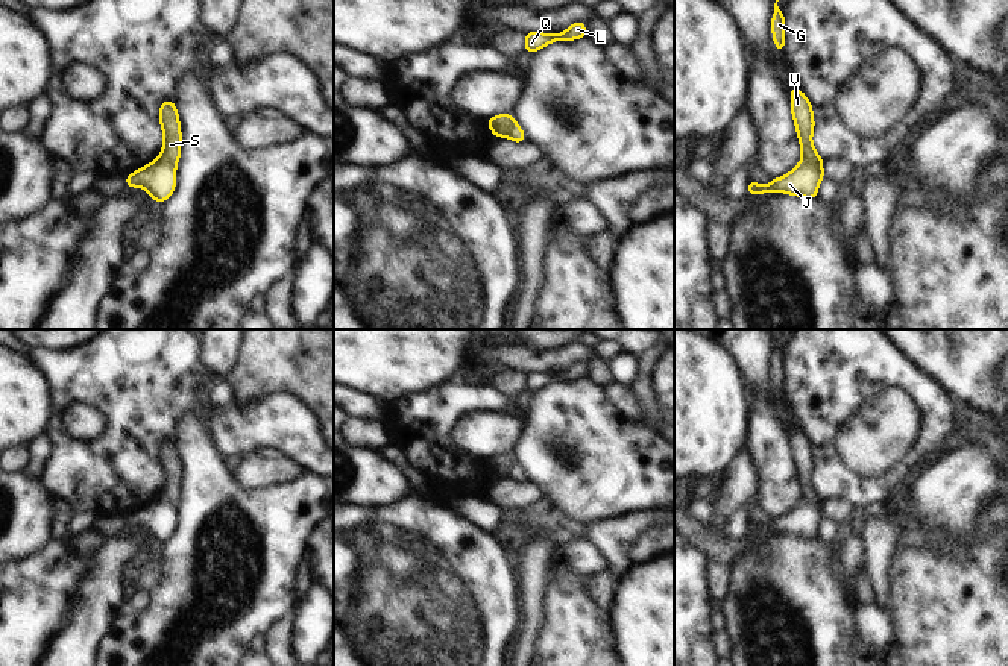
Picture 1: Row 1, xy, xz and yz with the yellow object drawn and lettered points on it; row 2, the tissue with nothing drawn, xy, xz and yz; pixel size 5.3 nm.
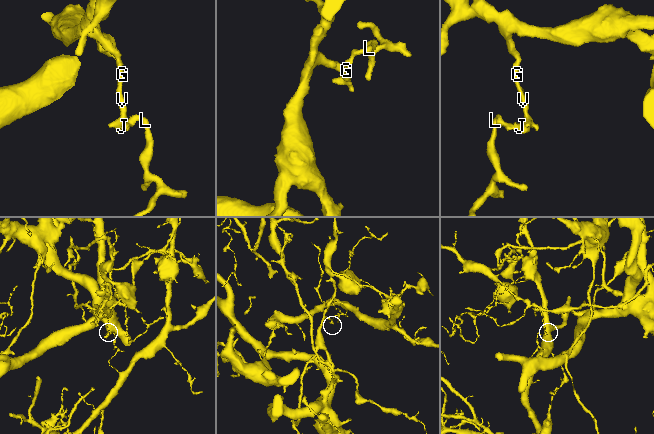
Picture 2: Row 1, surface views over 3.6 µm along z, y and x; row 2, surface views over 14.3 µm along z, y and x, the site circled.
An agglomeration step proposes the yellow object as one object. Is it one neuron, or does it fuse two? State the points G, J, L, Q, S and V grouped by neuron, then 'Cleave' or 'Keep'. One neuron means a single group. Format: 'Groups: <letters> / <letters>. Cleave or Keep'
Groups: G S V / J L Q. Cleave.

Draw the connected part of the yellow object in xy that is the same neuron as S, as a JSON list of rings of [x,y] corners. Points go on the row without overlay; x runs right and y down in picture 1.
[[[164,440],[159,445],[159,464],[164,473],[164,481],[158,498],[176,508],[181,496],[182,473],[175,441]]]

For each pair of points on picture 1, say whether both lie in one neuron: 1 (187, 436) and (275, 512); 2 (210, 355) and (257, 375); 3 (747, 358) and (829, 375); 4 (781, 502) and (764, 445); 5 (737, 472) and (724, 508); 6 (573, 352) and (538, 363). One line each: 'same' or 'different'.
1: same
2: different
3: different
4: same
5: same
6: same

